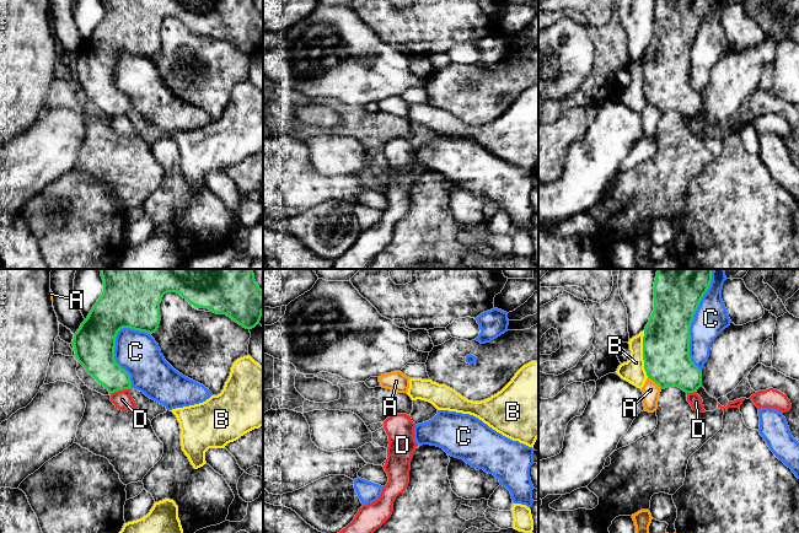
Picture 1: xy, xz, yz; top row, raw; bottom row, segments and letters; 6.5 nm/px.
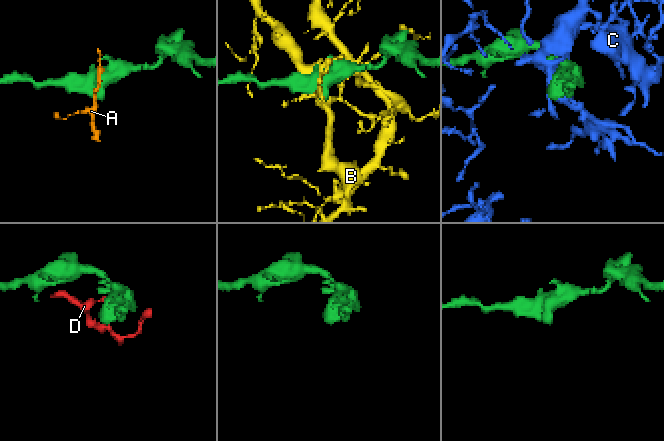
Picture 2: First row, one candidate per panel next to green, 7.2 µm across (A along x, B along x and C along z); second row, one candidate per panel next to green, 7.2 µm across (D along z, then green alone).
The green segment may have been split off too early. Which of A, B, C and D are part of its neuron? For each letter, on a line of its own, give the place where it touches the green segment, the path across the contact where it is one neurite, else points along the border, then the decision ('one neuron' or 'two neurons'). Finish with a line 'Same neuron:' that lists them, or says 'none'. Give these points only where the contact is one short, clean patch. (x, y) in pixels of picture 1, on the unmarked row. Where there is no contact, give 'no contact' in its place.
A: yz (655, 107) | two neurons
B: yz (643, 79) | two neurons
C: yz (691, 47) | two neurons
D: xy (119, 114) | along xy (129, 113), (111, 118) | two neurons
Same neuron: none

